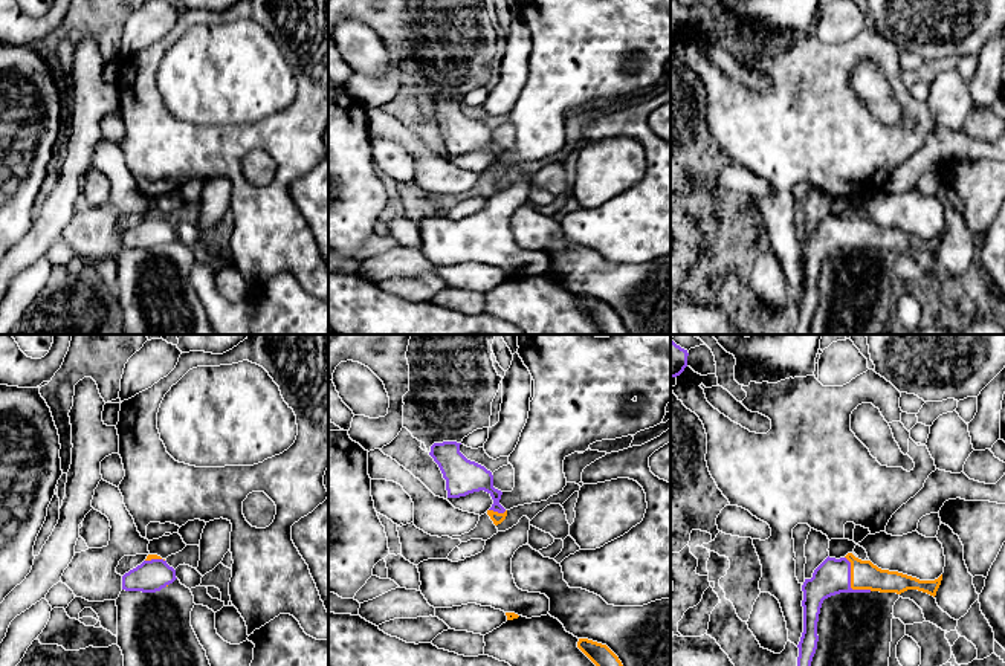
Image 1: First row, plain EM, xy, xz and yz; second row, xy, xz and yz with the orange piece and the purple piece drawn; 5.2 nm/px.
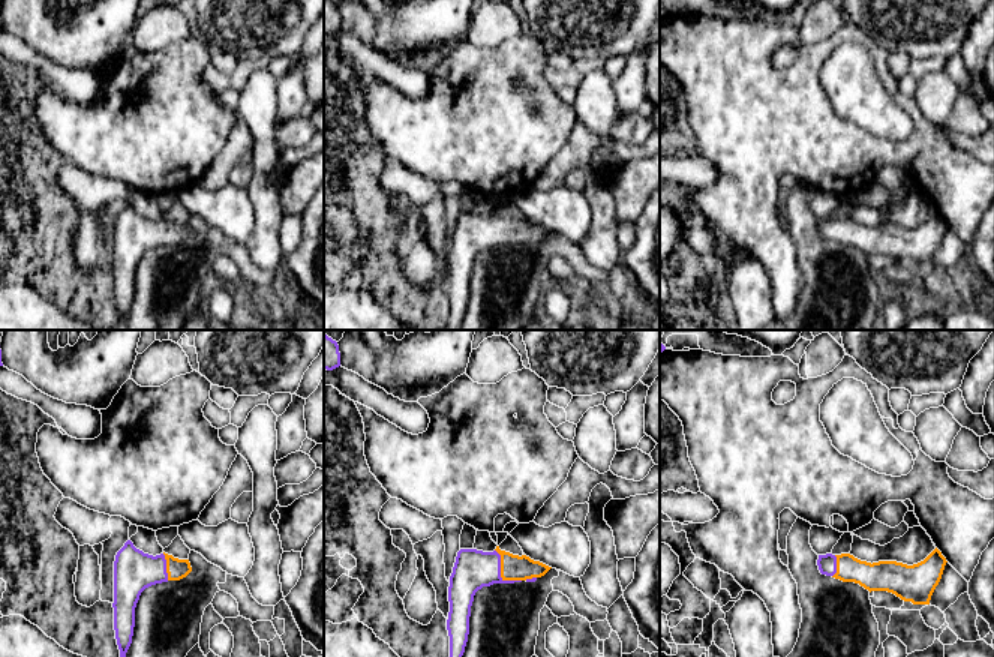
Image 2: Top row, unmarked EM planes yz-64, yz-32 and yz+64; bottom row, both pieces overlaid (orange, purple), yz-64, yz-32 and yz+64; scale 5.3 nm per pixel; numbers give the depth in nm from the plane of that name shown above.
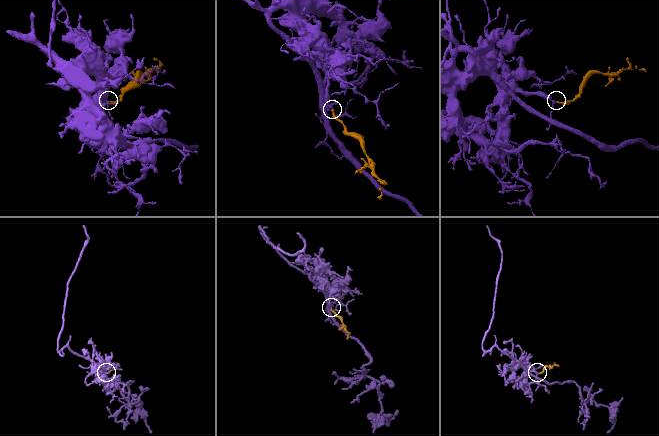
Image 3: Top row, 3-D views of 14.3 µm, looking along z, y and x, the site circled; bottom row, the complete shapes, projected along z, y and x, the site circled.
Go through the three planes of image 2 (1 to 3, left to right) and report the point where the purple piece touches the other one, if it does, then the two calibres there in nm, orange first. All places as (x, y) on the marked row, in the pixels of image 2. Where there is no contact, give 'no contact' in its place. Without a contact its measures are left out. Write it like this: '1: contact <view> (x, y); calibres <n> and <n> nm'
1: contact yz-64 (167, 567); calibres 110 and 220 nm
2: contact yz-32 (501, 573); calibres 140 and 220 nm
3: contact yz+64 (837, 566); calibres 160 and 100 nm

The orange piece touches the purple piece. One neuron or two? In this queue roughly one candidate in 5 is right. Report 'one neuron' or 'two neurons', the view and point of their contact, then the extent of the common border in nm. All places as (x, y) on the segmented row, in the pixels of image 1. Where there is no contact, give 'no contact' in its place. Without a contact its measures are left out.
one neuron | yz (851, 582) | 240 nm

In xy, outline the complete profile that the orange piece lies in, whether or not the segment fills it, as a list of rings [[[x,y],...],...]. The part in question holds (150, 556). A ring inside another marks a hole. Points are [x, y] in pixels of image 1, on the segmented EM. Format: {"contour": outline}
{"contour": [[[157,554],[147,559],[122,576],[122,590],[156,593],[176,580],[176,570]]]}

